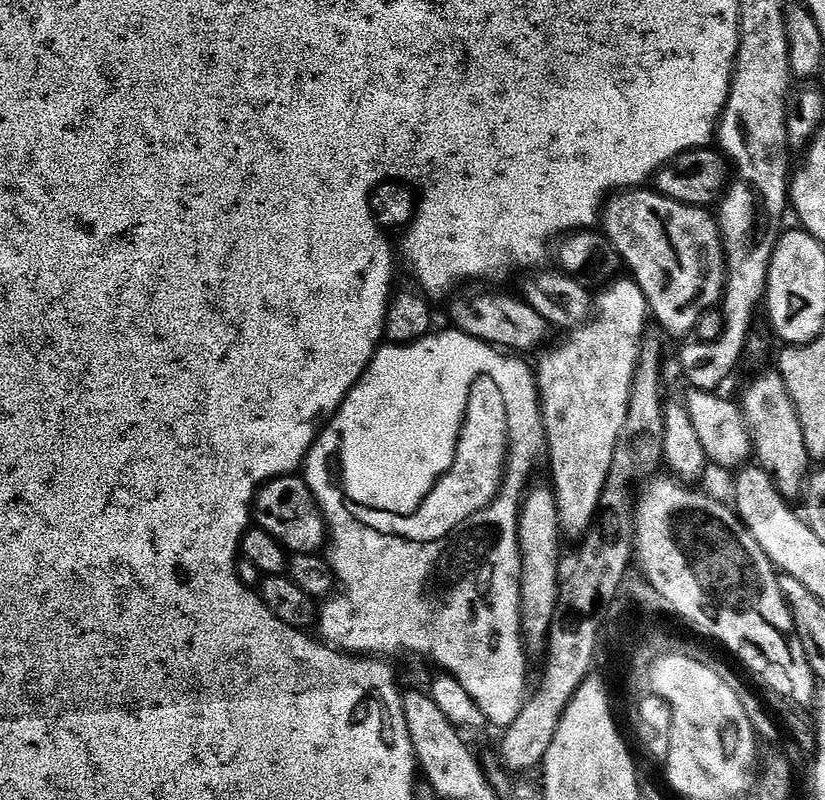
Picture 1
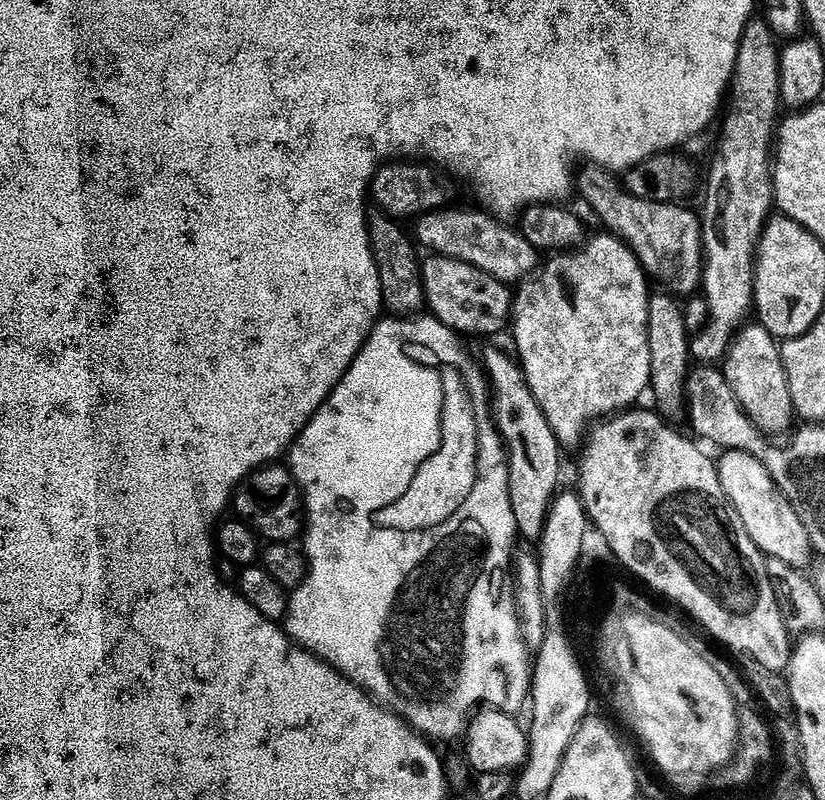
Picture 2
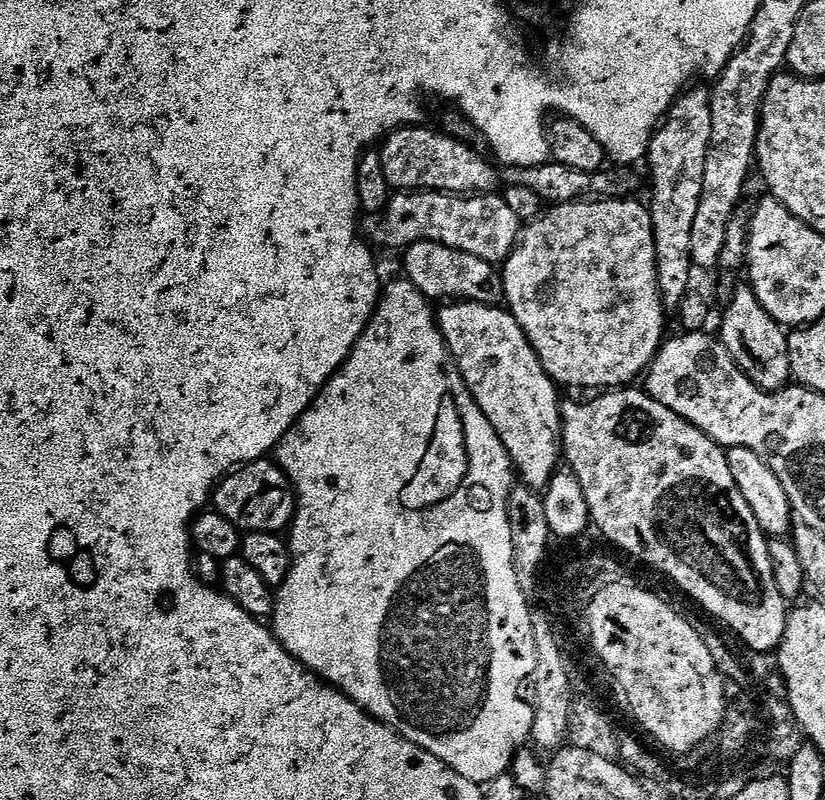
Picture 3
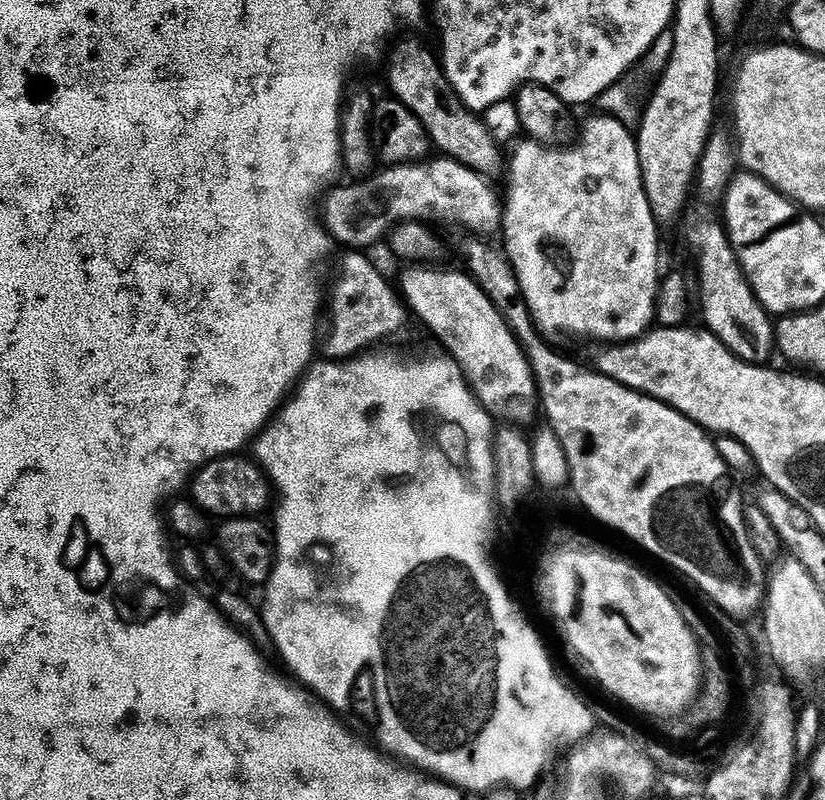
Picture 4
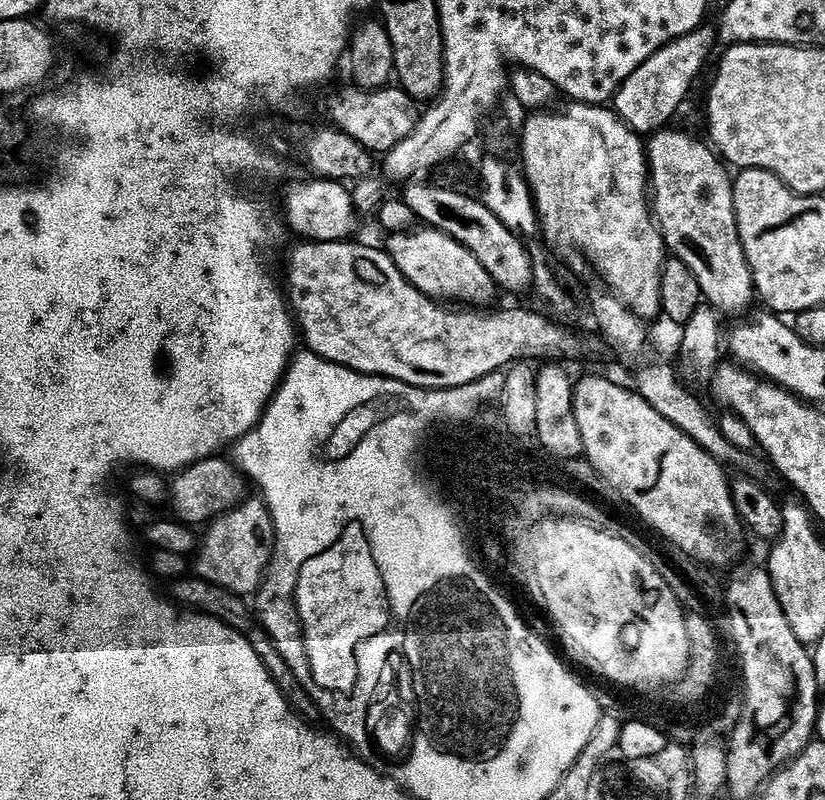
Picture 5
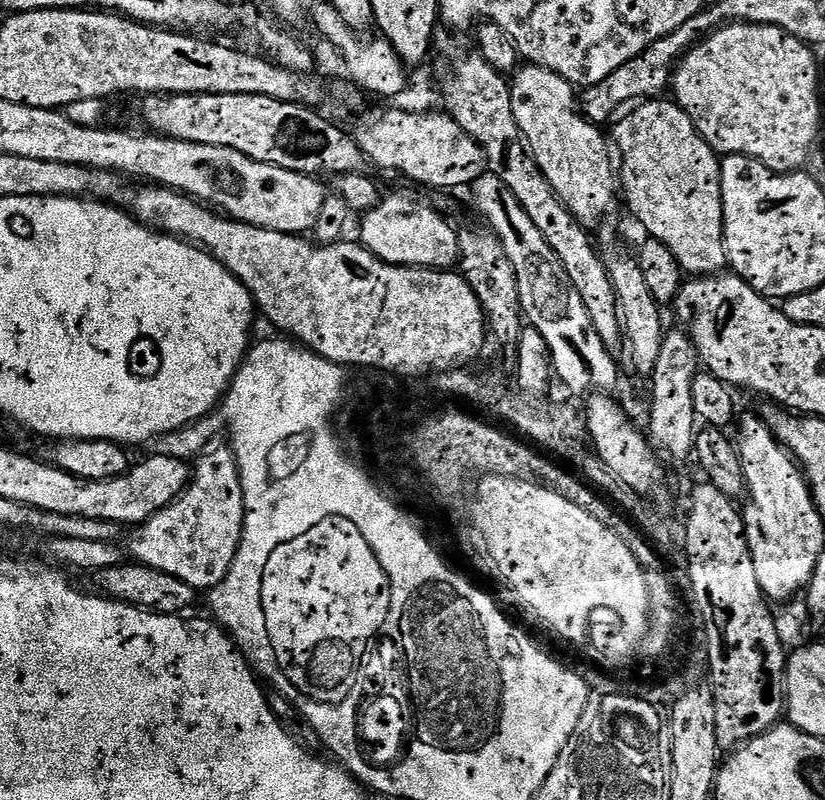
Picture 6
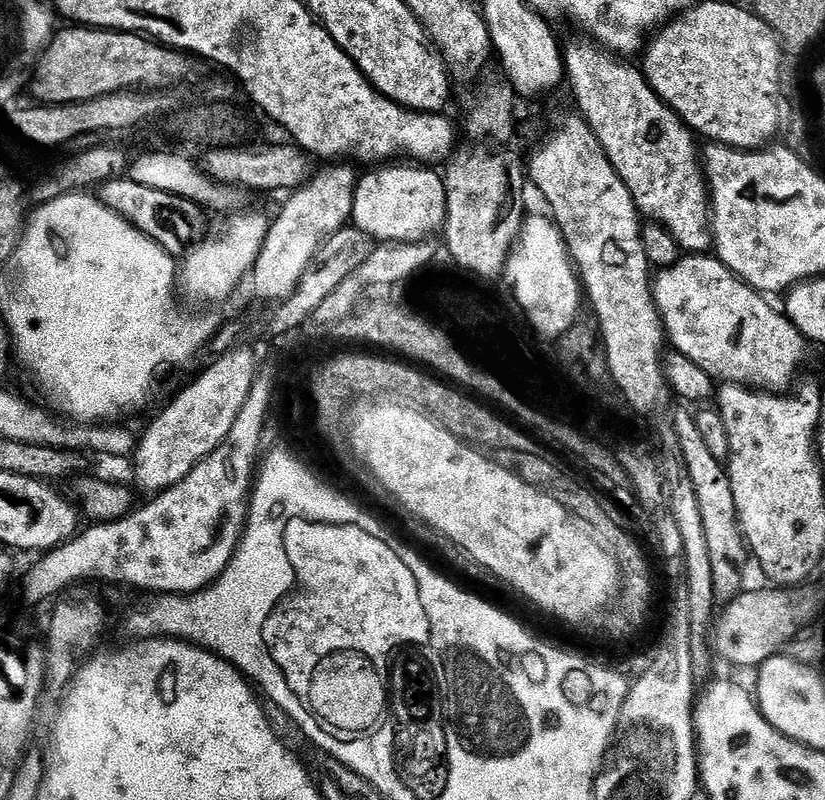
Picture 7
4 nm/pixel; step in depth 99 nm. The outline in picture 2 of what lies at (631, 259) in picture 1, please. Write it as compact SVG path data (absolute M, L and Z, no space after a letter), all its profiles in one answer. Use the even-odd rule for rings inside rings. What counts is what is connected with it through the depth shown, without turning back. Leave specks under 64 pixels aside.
M588 164L579 169L578 192L584 195L584 200L592 207L593 214L608 227L605 229L632 247L632 252L640 260L649 277L657 276L664 282L665 289L671 290L680 298L688 298L701 291L704 283L704 229L697 213L695 216L690 209L680 208L684 206L676 202L660 203L634 197L613 173L607 168L599 168L596 164Z

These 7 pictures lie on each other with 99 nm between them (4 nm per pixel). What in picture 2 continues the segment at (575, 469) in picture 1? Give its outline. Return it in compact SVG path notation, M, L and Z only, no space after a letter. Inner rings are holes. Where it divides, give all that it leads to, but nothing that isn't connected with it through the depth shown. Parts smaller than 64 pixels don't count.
M613 234L603 235L585 239L579 248L545 259L539 271L519 285L520 293L515 293L512 306L510 324L516 339L515 355L524 369L524 380L564 450L579 449L593 425L631 409L650 388L650 280L629 244Z

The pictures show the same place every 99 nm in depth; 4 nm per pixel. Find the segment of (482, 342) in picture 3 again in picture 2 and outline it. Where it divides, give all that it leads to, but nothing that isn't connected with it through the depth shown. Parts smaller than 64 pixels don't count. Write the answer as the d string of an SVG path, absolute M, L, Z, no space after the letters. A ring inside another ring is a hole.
M488 348L484 352L482 368L490 381L490 392L492 388L493 394L496 395L496 401L492 404L493 410L496 411L494 424L507 449L508 489L510 490L510 506L514 510L514 518L516 519L516 531L523 539L525 536L526 539L532 540L528 542L536 542L543 534L552 500L555 499L558 489L561 487L559 484L562 449L550 422L546 420L546 414L542 412L542 406L538 406L530 386L524 380L524 369L511 355L509 356L504 352L499 352L496 348Z

